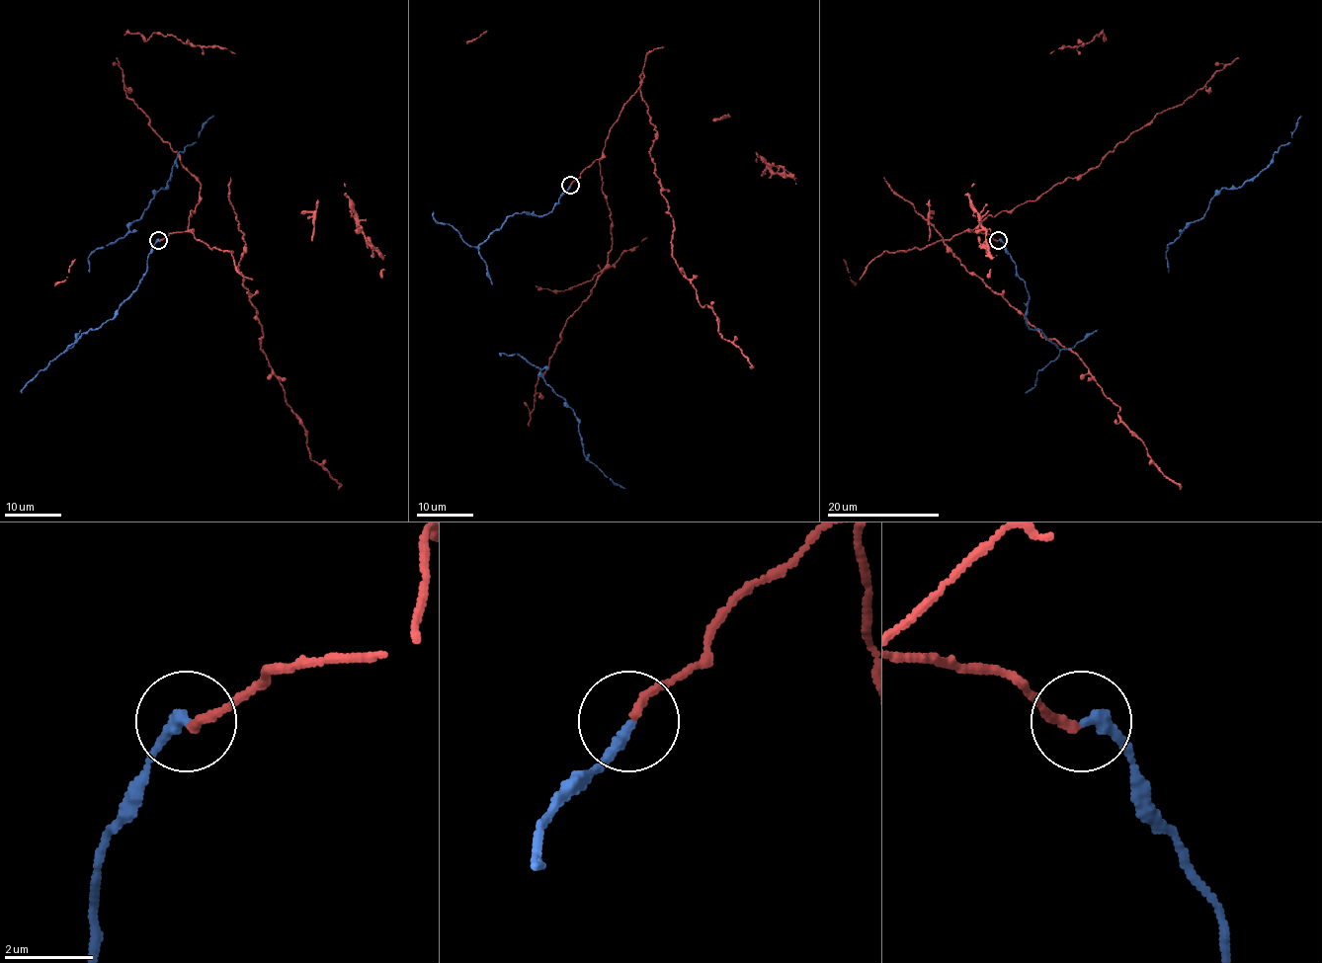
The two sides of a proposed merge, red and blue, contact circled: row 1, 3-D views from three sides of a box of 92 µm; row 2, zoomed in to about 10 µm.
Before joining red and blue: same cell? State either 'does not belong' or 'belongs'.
belongs

